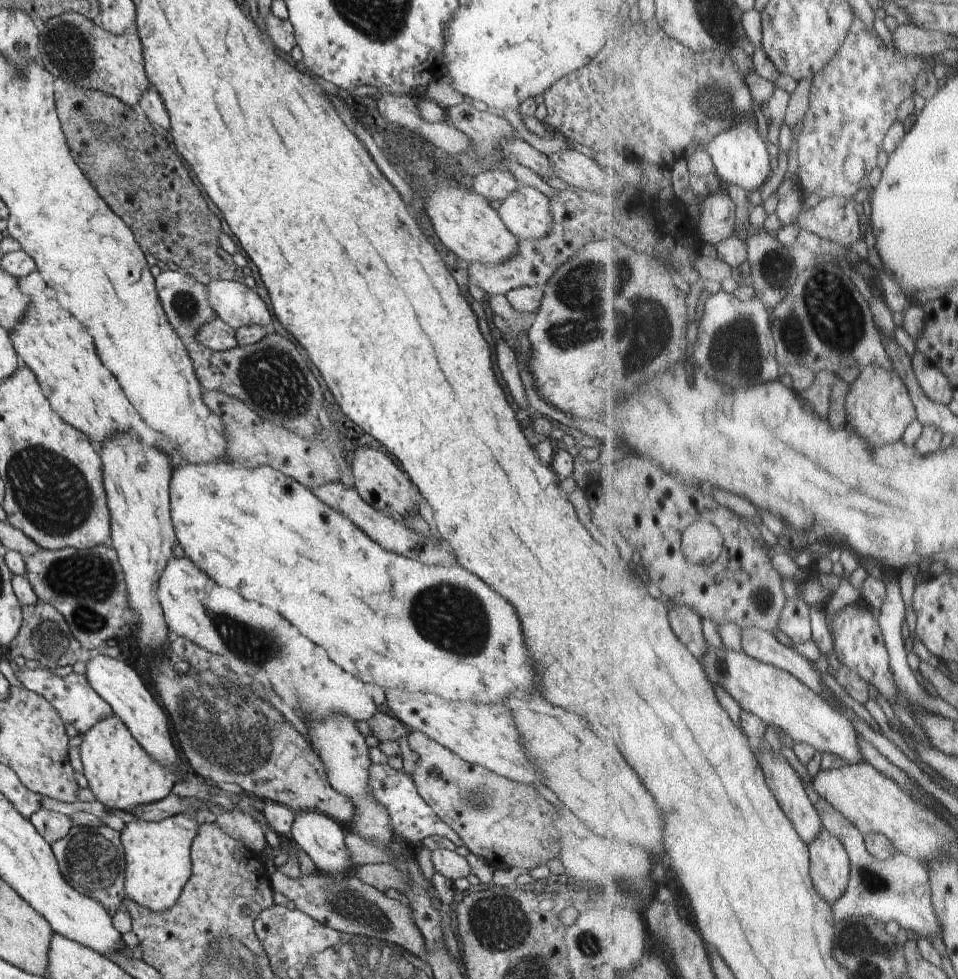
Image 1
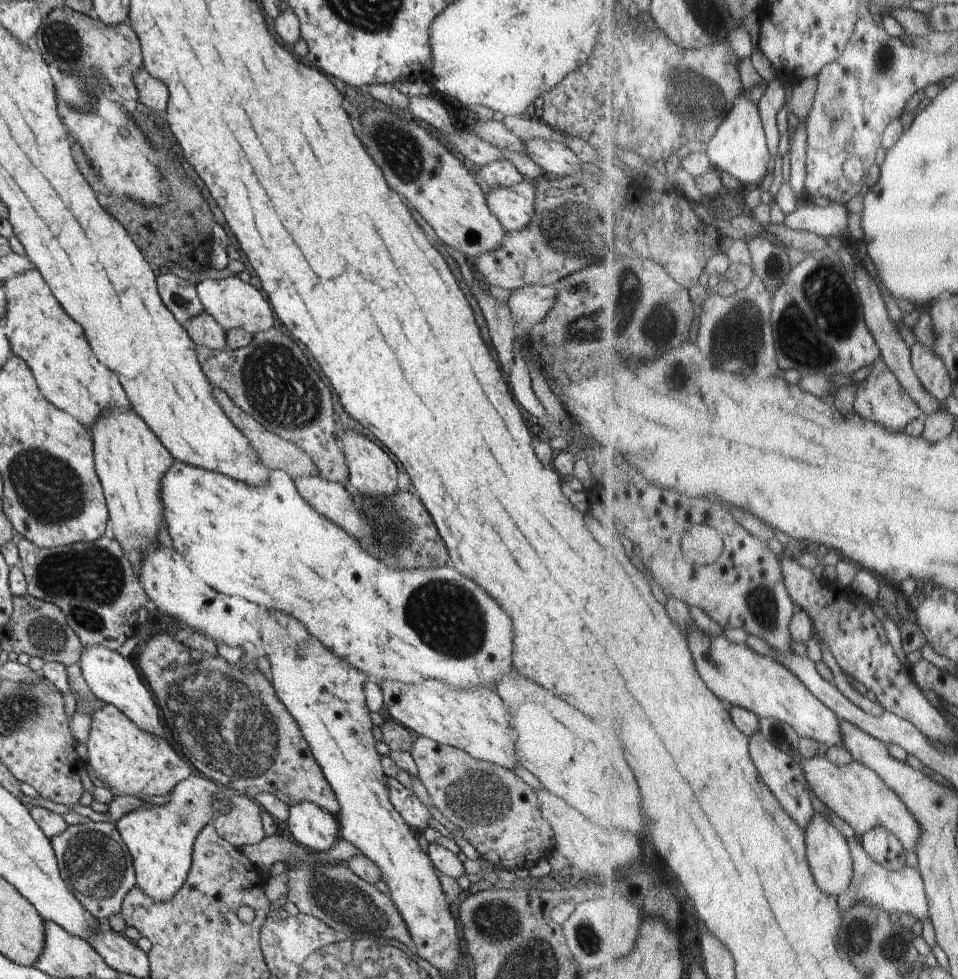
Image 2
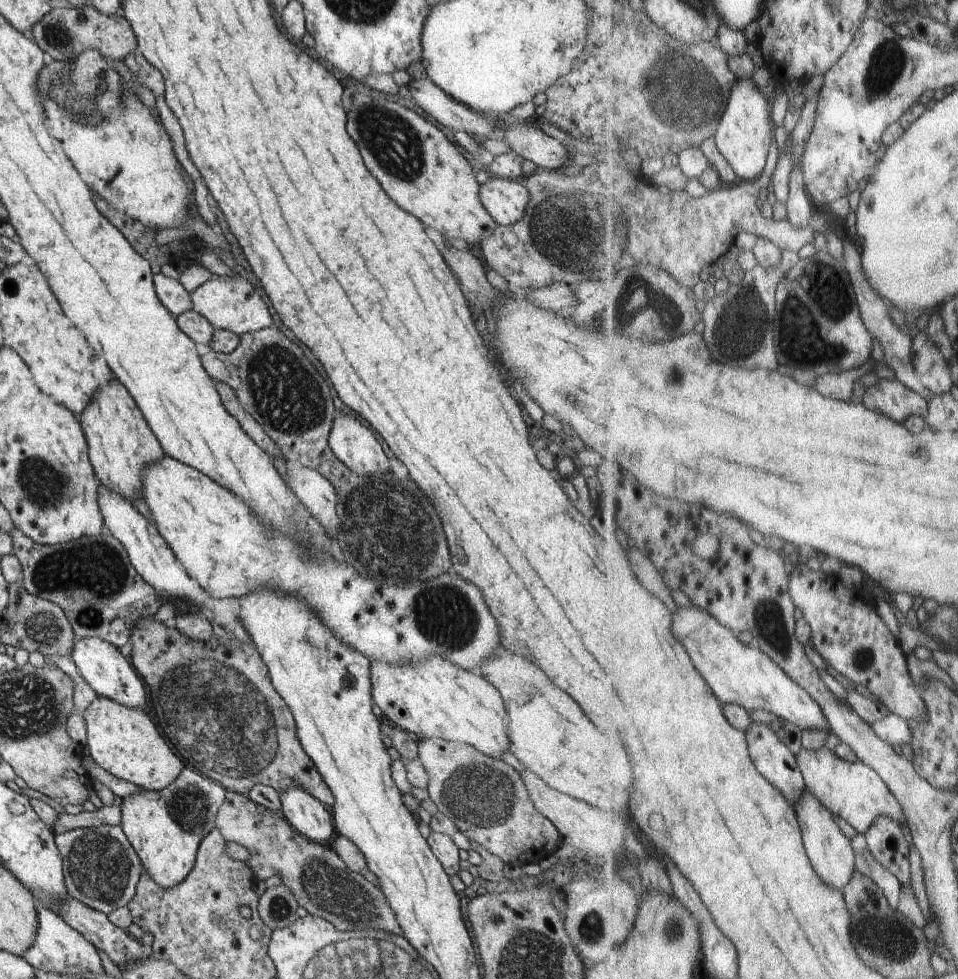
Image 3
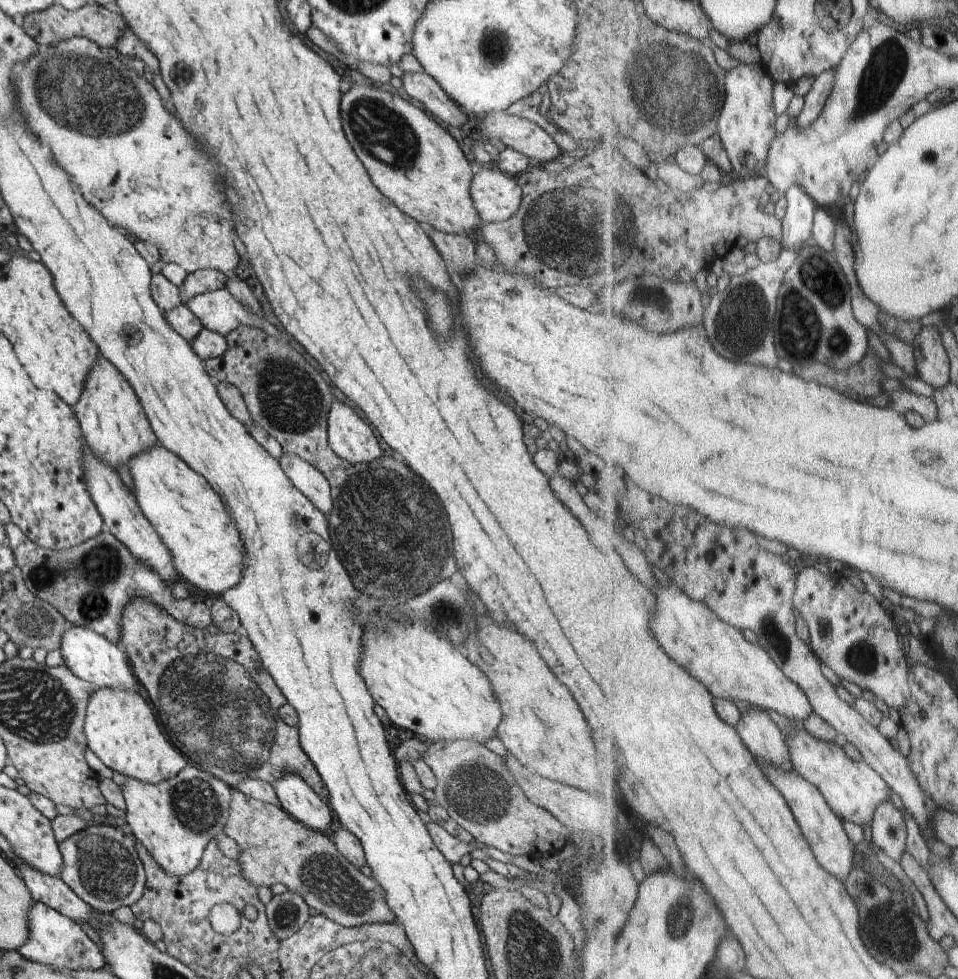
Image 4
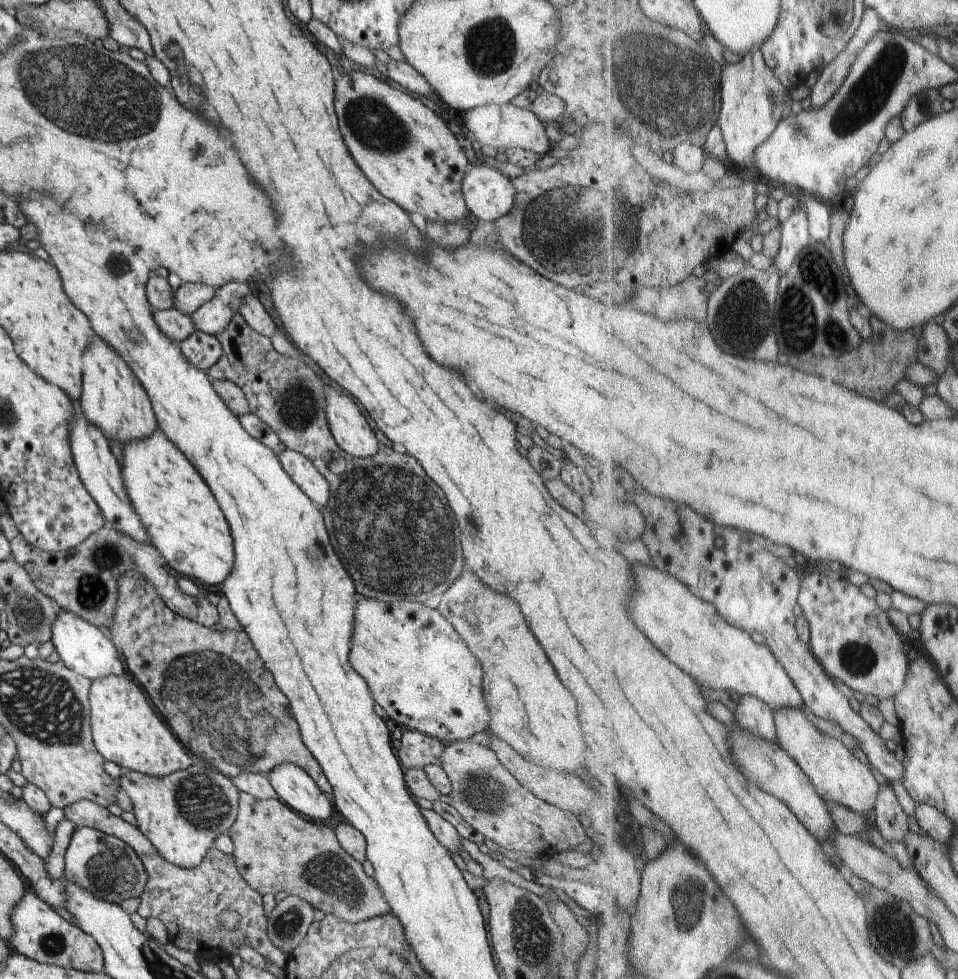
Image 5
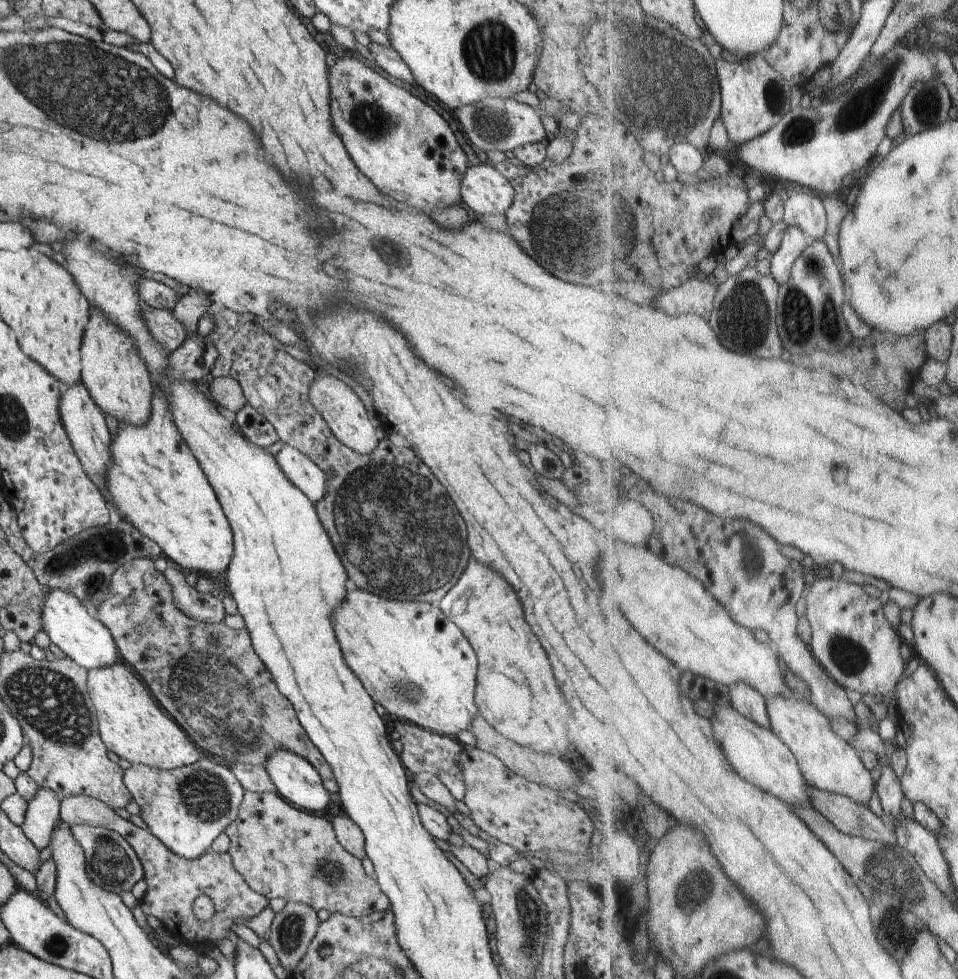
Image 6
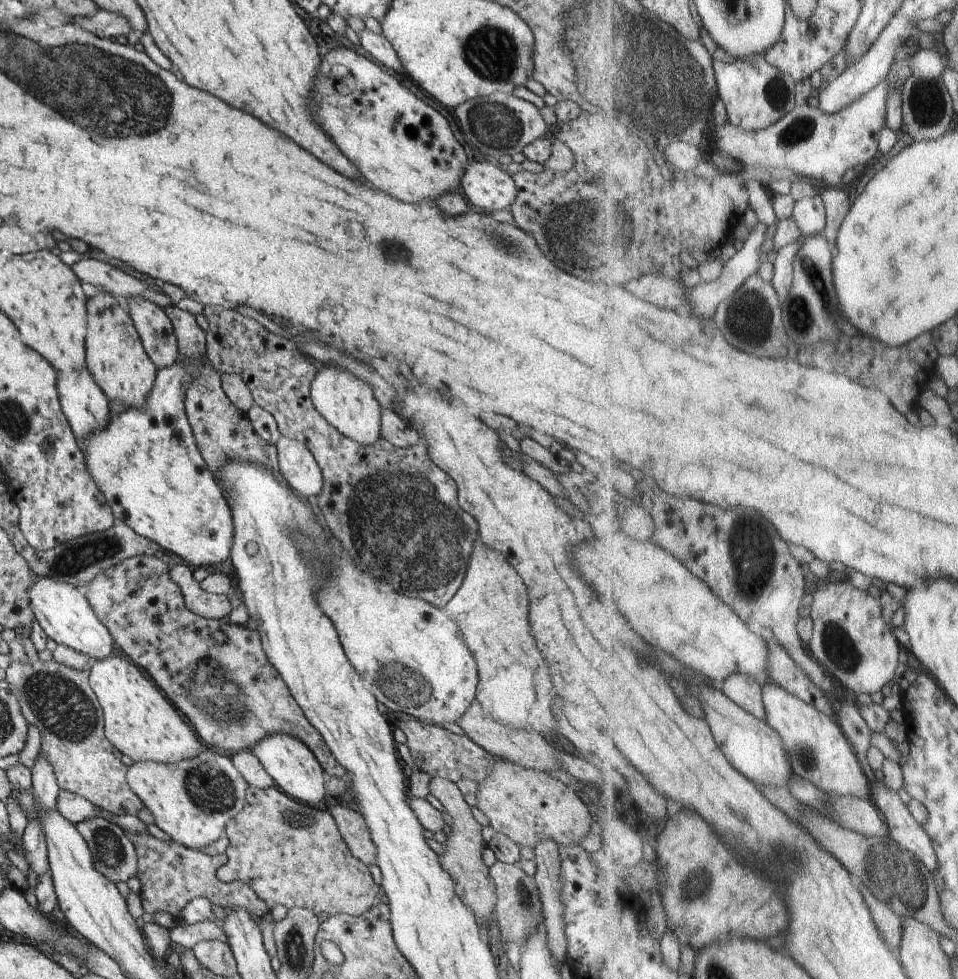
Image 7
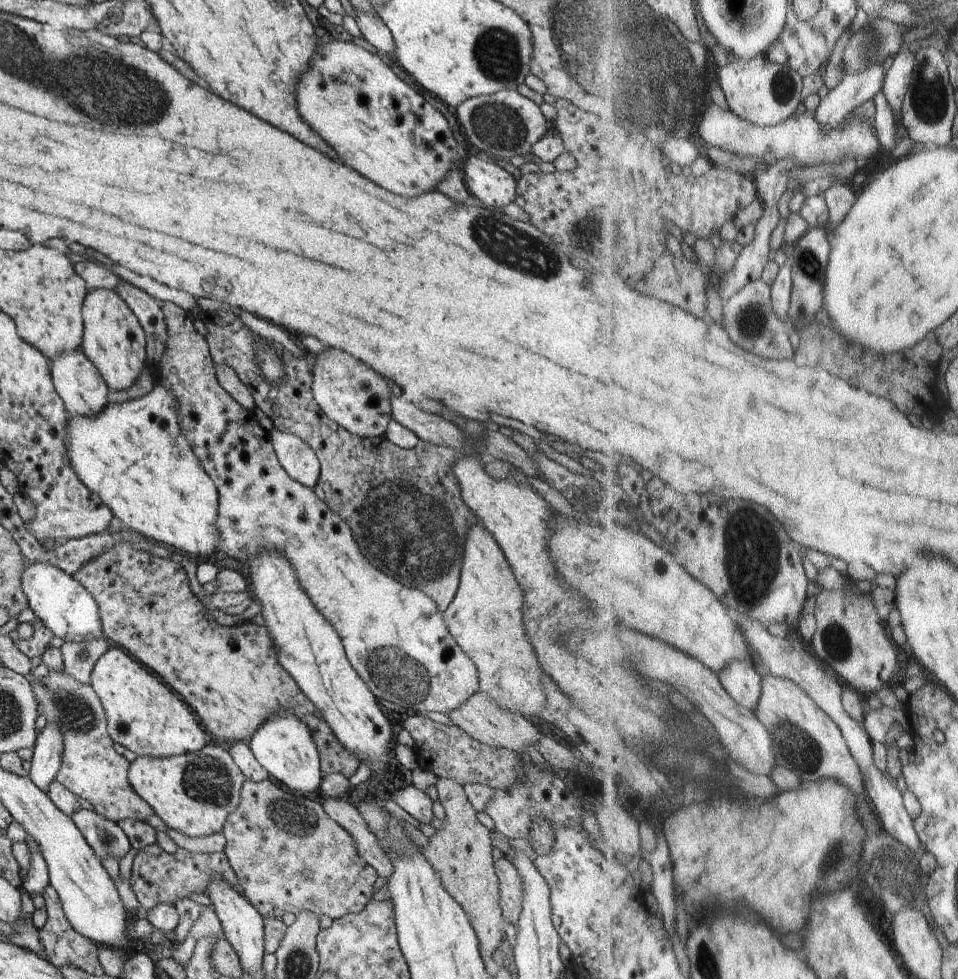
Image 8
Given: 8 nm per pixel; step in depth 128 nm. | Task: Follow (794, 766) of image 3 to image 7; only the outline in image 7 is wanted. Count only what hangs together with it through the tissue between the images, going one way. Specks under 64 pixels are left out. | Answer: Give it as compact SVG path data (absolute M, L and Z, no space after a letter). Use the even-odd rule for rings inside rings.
M738 673L730 676L721 685L725 694L736 701L737 704L740 704L761 720L768 720L769 713L765 702L765 686L754 676Z

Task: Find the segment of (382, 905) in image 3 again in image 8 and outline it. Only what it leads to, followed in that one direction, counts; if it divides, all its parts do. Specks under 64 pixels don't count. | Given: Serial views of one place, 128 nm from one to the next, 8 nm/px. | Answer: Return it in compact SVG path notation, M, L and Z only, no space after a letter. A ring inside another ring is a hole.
M268 778L263 782L256 783L250 780L245 780L241 789L241 800L238 809L228 816L221 833L226 838L225 854L229 861L229 866L232 868L238 883L243 889L245 898L256 908L257 912L263 918L276 917L281 918L286 912L298 915L303 911L312 911L318 917L323 914L328 915L333 920L343 918L345 915L354 913L362 913L362 910L371 902L374 894L374 883L377 879L376 870L367 864L357 852L354 840L346 830L338 825L334 820L328 817L321 804L316 800L308 800L300 792L293 792L280 786L272 778Z

